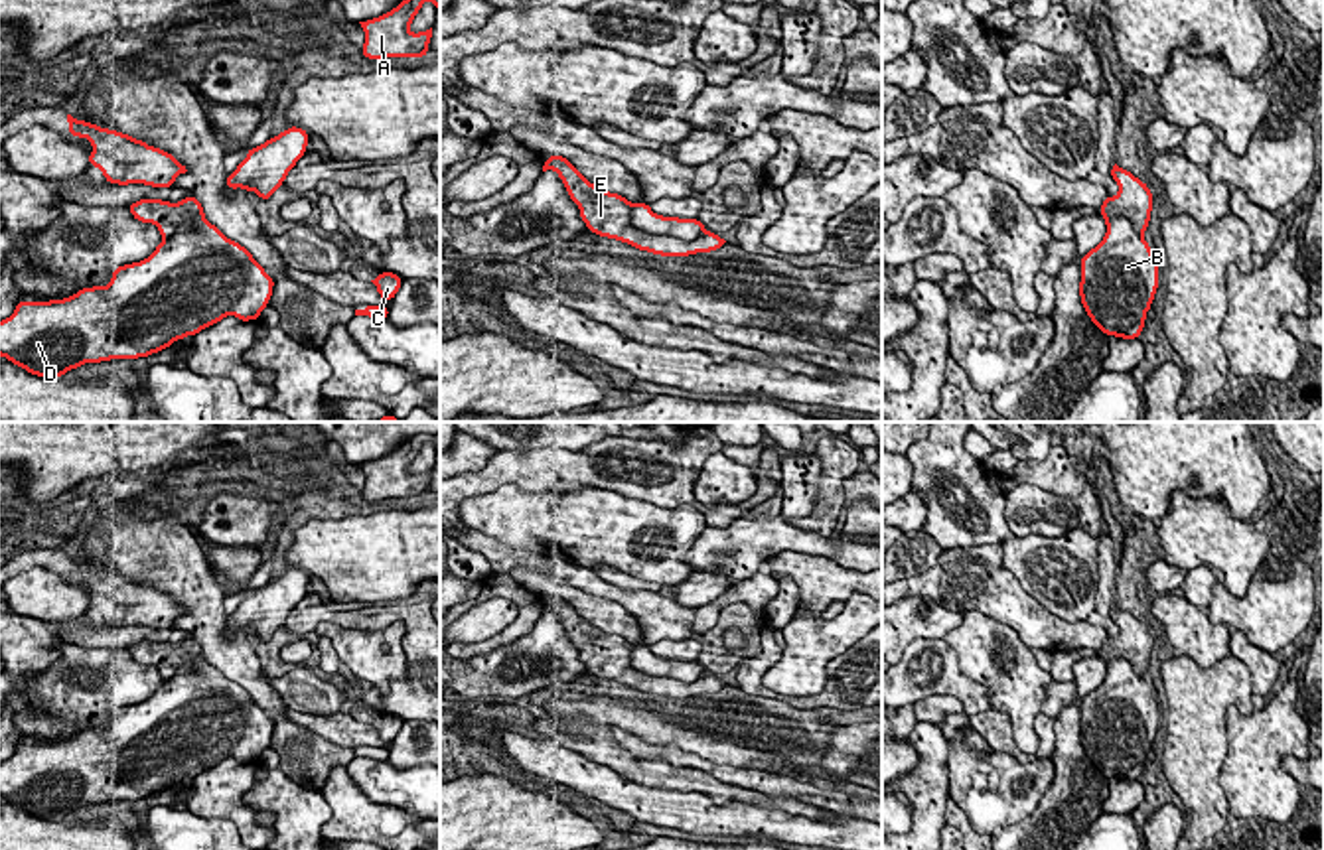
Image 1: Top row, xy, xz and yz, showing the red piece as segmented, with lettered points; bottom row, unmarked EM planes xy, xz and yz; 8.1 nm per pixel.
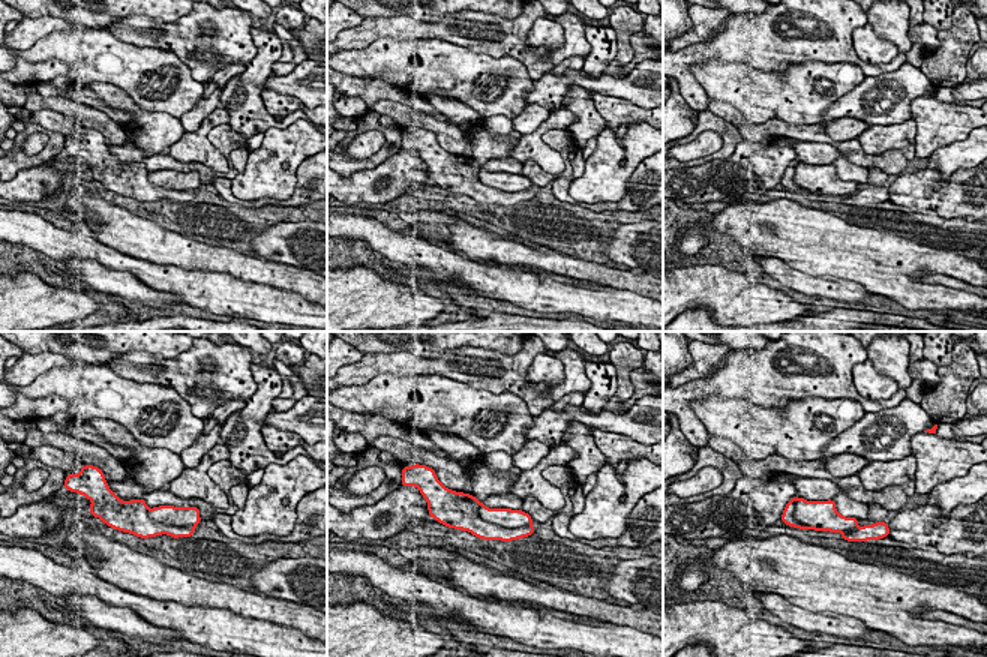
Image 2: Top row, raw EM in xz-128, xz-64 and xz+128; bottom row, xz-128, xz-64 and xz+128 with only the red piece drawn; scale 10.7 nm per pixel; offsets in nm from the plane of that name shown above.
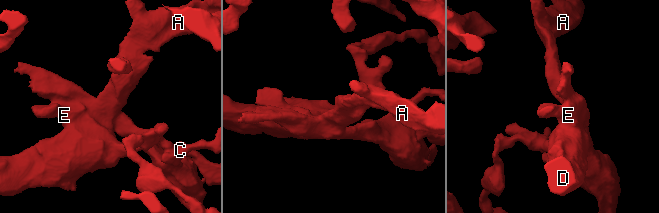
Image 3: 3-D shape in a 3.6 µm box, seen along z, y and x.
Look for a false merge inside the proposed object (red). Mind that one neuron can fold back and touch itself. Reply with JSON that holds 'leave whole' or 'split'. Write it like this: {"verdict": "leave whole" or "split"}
{"verdict": "split"}

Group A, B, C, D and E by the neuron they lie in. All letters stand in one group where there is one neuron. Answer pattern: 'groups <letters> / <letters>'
groups A B C D / E

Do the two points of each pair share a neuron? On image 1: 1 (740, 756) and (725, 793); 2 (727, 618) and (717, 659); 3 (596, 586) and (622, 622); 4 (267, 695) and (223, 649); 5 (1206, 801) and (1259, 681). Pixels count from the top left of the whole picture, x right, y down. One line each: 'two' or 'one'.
1: one
2: one
3: two
4: one
5: two

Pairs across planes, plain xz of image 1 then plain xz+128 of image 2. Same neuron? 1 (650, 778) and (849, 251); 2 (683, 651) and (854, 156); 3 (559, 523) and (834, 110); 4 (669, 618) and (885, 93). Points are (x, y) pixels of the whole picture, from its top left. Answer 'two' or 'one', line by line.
1: one
2: two
3: two
4: two

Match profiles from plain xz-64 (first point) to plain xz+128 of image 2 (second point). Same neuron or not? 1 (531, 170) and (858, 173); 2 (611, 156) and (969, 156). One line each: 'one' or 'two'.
1: two
2: one

